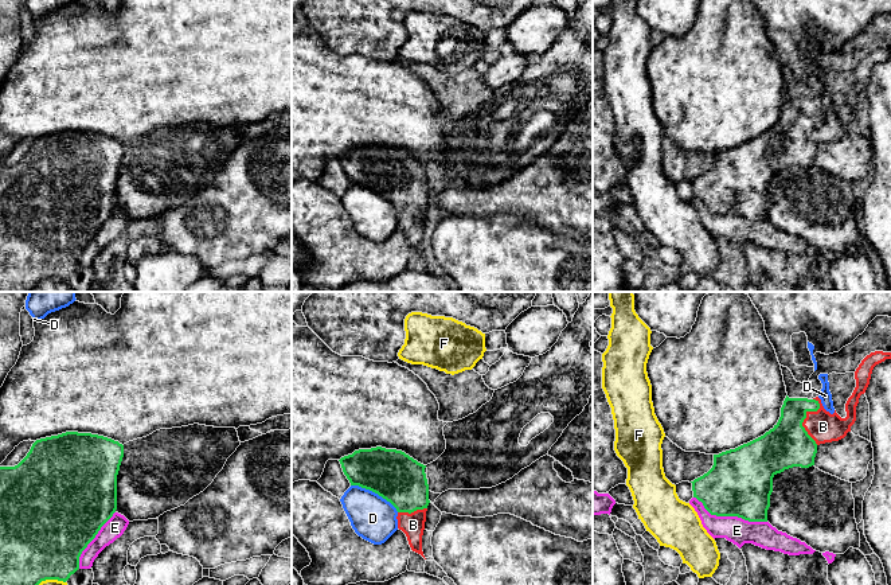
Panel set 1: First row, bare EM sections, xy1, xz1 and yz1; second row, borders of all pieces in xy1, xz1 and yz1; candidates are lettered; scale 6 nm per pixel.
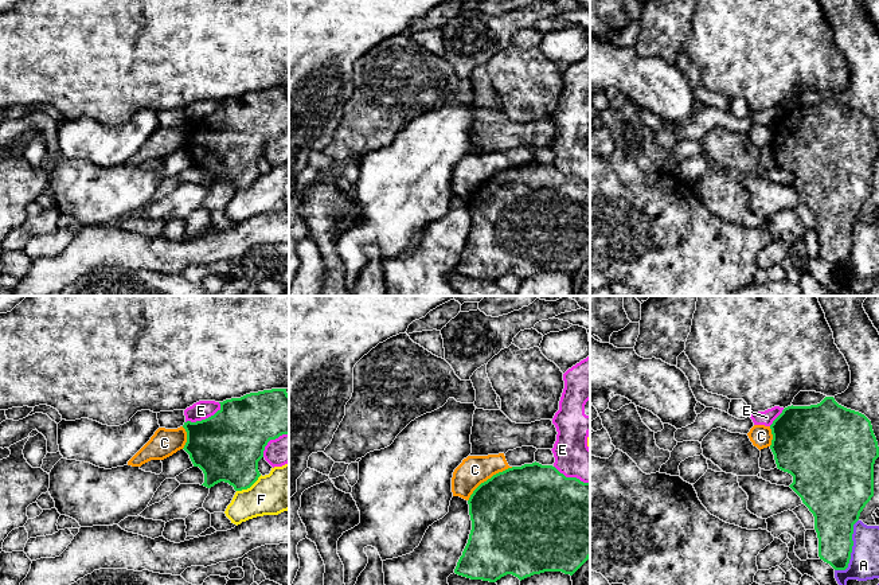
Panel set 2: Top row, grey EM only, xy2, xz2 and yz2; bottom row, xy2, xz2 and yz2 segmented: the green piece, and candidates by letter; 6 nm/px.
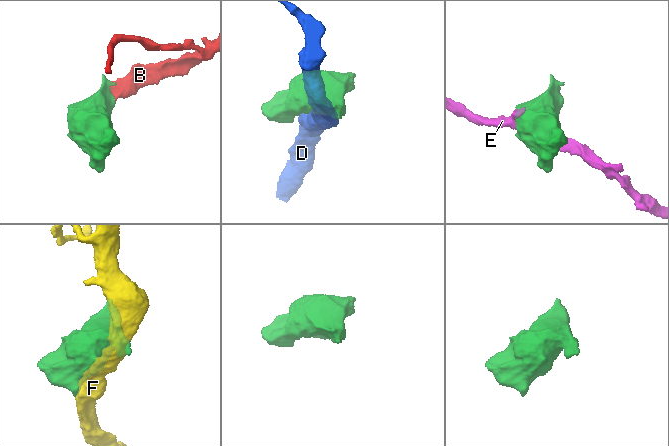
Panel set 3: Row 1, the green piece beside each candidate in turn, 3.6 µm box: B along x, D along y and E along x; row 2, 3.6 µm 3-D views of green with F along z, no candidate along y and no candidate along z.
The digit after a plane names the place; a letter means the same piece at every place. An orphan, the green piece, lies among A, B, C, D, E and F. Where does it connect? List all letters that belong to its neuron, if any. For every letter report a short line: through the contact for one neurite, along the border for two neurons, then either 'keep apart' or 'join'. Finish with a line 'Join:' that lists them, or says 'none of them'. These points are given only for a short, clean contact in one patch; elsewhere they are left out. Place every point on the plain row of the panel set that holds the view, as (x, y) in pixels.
A: keep apart
B: line yz1 (788, 143), (801, 127), (805, 116), (813, 124), (823, 125); join
C: line xz2 (512, 166), (499, 170), (484, 179), (468, 199); keep apart
D: keep apart
E: keep apart
F: keep apart
Join: B

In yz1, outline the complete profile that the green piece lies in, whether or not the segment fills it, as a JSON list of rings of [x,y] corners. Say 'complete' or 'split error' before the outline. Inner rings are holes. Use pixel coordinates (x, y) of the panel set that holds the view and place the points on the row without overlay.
split error | [[[891,51],[867,54],[855,70],[856,86],[845,102],[847,116],[826,110],[818,95],[789,97],[781,116],[763,134],[735,148],[714,153],[712,167],[692,182],[693,196],[716,215],[767,221],[773,176],[793,165],[814,164],[820,143],[839,140],[856,120],[859,97],[865,91],[876,63]]]

